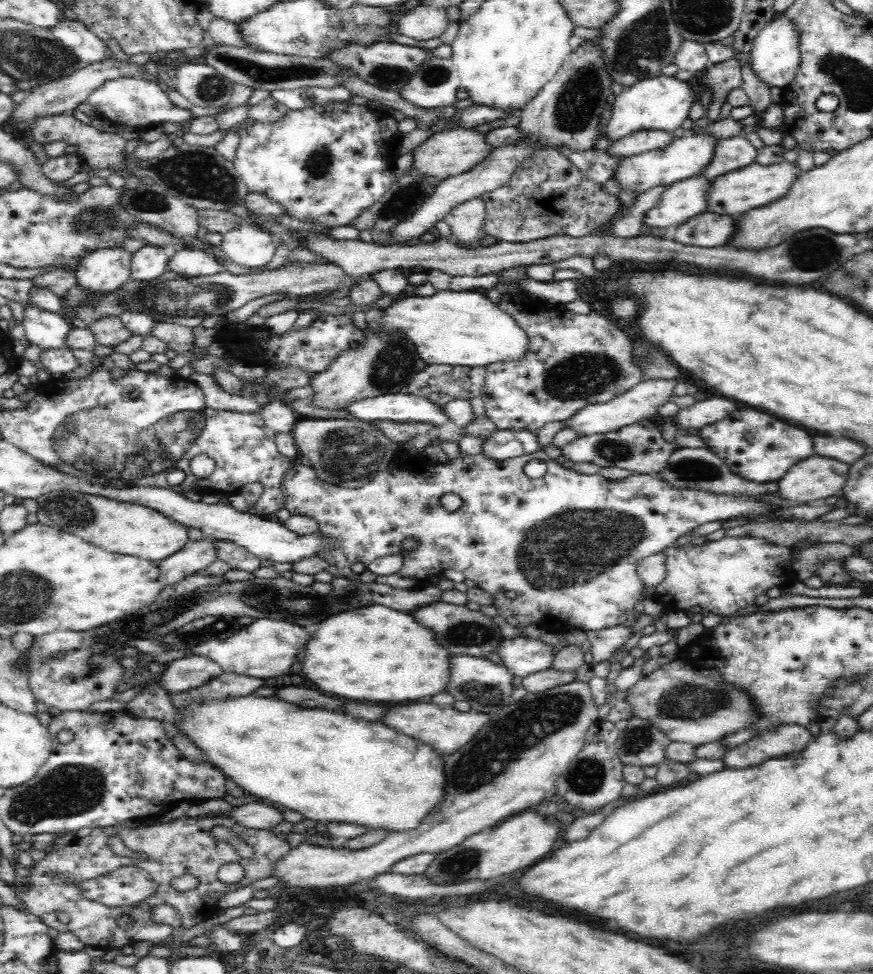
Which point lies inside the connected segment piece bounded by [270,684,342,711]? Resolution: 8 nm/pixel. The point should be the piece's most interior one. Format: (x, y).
(308, 699)

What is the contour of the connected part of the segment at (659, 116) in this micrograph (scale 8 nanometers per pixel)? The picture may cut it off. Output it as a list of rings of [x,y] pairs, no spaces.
[[[658,74],[636,81],[636,84],[623,88],[623,92],[612,103],[611,117],[605,128],[605,137],[620,140],[638,130],[663,130],[673,133],[680,128],[689,116],[692,103],[696,102],[696,94],[688,81],[681,81],[674,76]]]

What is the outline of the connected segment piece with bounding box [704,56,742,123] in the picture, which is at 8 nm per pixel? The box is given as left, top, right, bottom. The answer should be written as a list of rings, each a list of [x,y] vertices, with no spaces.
[[[735,56],[708,67],[704,84],[711,89],[713,94],[706,115],[711,123],[720,118],[720,108],[722,103],[727,100],[727,92],[730,92],[730,89],[740,87],[741,82],[740,61]]]

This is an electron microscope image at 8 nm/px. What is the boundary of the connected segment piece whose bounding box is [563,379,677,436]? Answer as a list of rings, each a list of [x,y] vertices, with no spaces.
[[[648,379],[636,384],[605,403],[587,404],[572,418],[564,421],[563,428],[572,428],[579,436],[592,436],[596,433],[614,432],[616,429],[646,419],[650,415],[658,415],[658,407],[671,400],[677,379]]]

